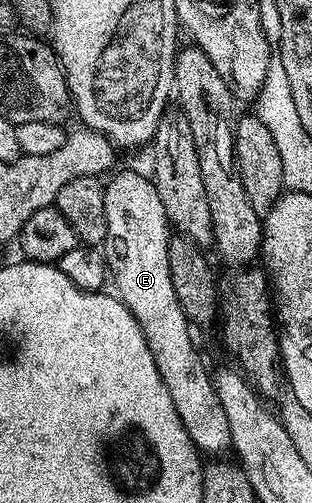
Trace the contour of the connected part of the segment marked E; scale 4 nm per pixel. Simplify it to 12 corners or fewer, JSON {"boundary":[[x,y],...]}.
{"boundary":[[154,181],[105,186],[118,297],[204,455],[229,416],[169,274],[173,230]]}

